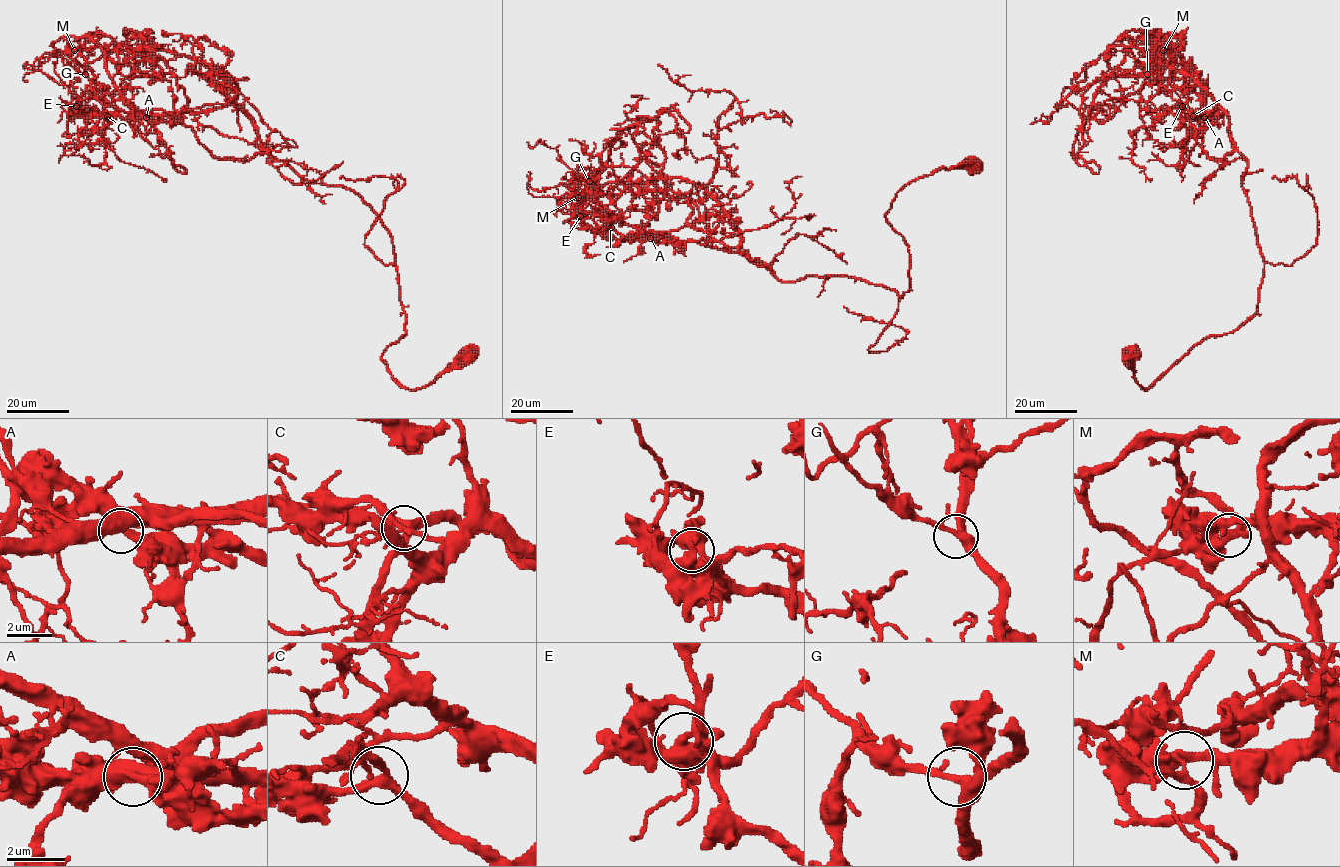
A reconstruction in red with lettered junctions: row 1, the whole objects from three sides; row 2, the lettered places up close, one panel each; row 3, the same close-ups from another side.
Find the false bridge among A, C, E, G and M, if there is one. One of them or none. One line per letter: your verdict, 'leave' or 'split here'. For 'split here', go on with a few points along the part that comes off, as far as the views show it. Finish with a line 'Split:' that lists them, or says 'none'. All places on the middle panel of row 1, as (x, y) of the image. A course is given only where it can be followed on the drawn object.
A: leave
C: leave
E: leave
G: leave
M: split here; foreign part runs (578, 197), (574, 203), (575, 189), (608, 160), (627, 128), (667, 189), (642, 228), (675, 241)
Split: M

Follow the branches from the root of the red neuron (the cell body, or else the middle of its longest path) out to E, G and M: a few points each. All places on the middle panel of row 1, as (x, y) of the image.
E: (973, 164), (891, 202), (909, 259), (900, 298), (845, 276), (781, 280), (742, 254), (580, 216)
G: (973, 164), (891, 202), (909, 259), (900, 298), (845, 276), (781, 280), (680, 178), (618, 194), (589, 181)
M: (973, 164), (891, 202), (909, 259), (900, 298), (845, 276), (781, 280), (680, 178), (578, 197)

